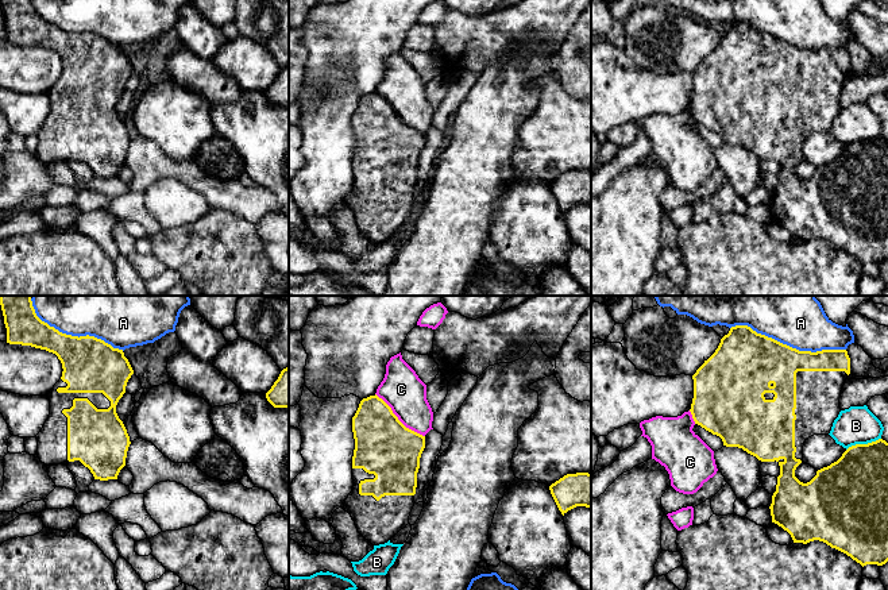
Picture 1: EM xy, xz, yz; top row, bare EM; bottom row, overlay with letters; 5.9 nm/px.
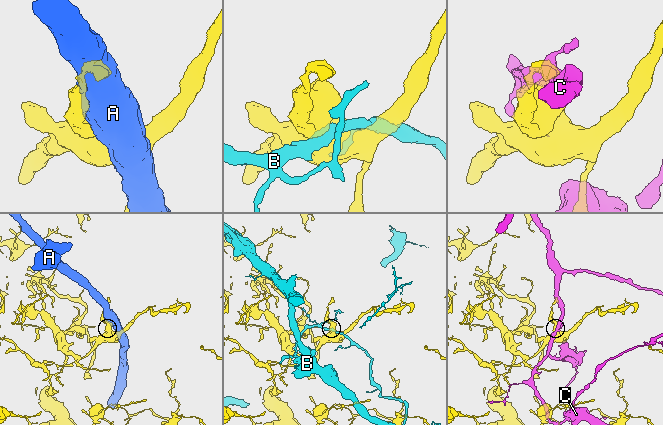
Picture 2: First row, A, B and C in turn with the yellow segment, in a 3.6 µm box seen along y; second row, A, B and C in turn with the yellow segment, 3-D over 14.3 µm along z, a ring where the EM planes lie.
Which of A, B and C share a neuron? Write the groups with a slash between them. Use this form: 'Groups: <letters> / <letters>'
Groups: A / B / C

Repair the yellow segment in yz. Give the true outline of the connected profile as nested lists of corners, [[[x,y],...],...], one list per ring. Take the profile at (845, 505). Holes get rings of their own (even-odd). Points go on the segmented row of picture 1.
[[[748,325],[731,327],[729,333],[721,339],[721,343],[715,352],[704,360],[704,363],[692,375],[694,379],[694,398],[691,404],[691,414],[695,424],[700,425],[706,431],[717,435],[722,439],[726,447],[738,447],[748,454],[756,456],[761,462],[777,462],[780,466],[780,475],[777,477],[776,491],[772,495],[772,504],[769,506],[772,522],[787,531],[794,543],[807,544],[814,540],[819,540],[835,548],[853,560],[860,563],[862,567],[866,564],[883,566],[888,562],[888,443],[883,439],[868,444],[856,444],[849,447],[842,456],[827,467],[816,471],[816,475],[807,483],[800,482],[795,477],[796,467],[803,463],[803,446],[806,440],[814,435],[829,435],[834,420],[838,417],[839,397],[842,386],[845,385],[848,375],[850,374],[850,358],[846,350],[822,350],[816,352],[799,351],[787,344],[783,344],[772,338],[757,333]]]

